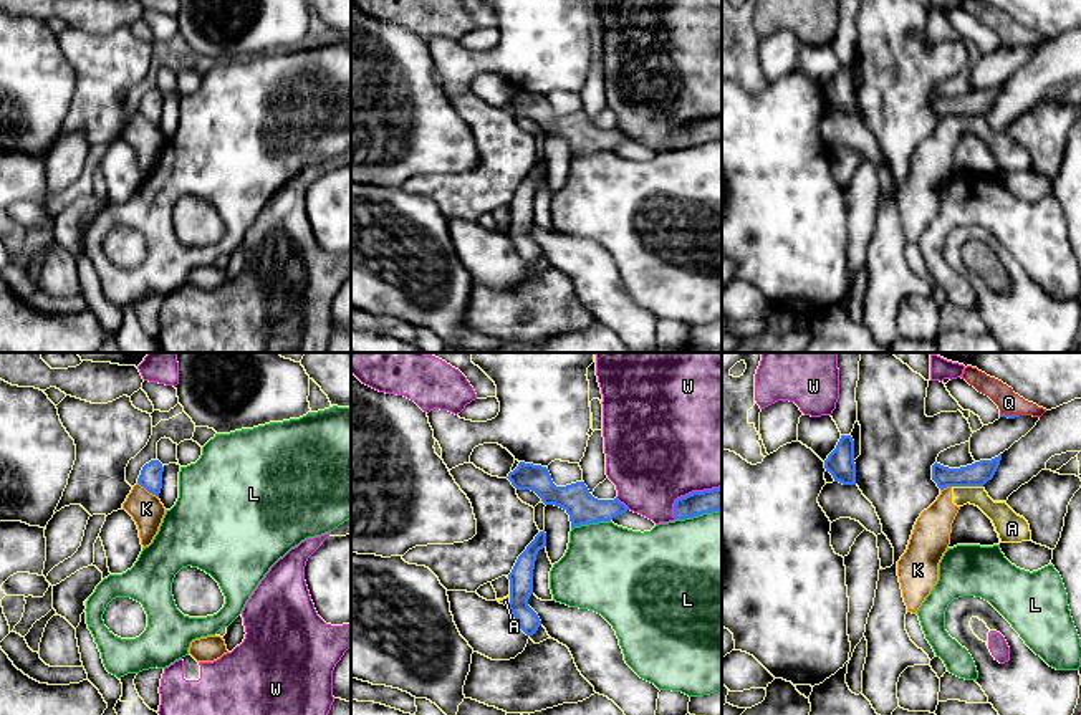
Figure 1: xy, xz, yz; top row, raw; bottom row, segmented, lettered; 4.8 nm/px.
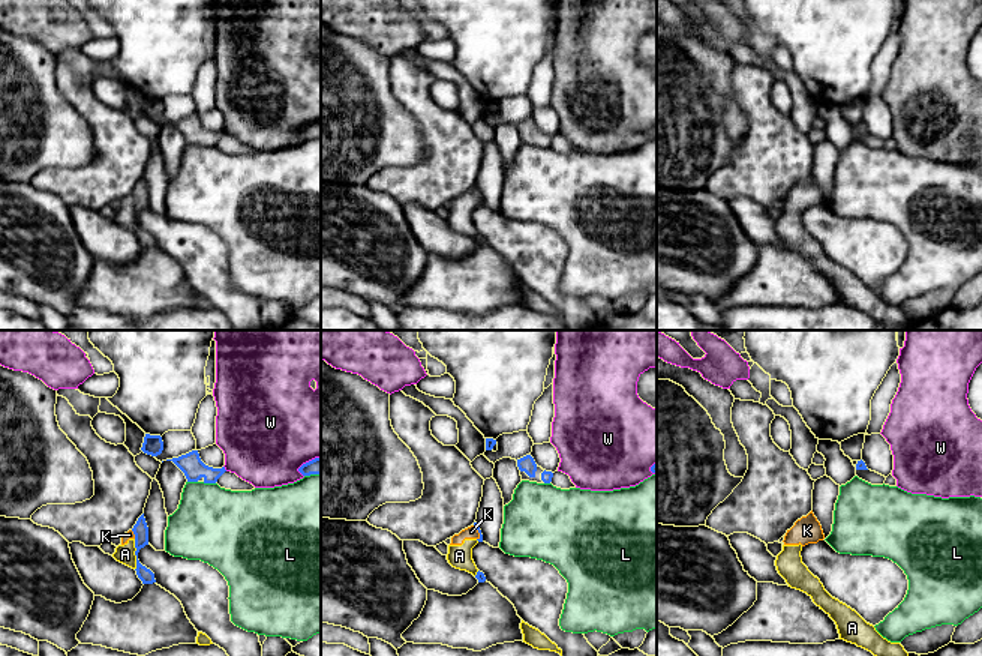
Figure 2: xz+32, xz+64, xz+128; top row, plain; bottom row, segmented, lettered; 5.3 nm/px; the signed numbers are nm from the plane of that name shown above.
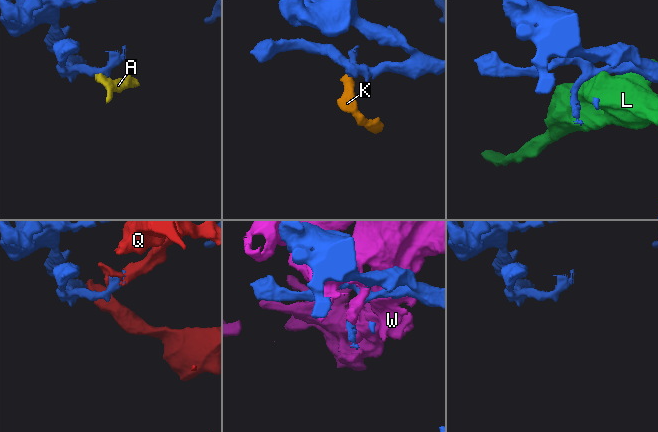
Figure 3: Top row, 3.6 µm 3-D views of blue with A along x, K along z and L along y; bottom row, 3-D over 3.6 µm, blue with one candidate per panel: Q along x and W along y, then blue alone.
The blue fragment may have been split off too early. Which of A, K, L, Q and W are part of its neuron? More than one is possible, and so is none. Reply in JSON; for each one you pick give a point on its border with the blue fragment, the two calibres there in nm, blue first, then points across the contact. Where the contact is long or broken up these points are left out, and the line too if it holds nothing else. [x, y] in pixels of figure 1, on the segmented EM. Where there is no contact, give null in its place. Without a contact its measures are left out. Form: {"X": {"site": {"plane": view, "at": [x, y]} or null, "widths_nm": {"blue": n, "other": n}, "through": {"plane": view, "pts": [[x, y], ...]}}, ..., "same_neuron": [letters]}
{"same_neuron": []}

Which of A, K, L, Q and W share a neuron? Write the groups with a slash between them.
A K / L / Q / W

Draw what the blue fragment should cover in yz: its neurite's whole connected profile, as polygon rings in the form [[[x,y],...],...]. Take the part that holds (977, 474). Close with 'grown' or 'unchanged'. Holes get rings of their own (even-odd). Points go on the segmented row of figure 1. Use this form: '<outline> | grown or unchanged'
[[[1002,453],[992,460],[980,460],[960,468],[949,468],[935,462],[932,465],[932,480],[940,490],[947,487],[983,487],[993,478],[1000,460]]] | unchanged

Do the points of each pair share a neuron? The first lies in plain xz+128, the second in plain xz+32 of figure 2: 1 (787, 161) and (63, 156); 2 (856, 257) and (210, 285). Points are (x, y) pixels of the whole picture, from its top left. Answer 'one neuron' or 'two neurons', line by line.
1: two neurons
2: one neuron

